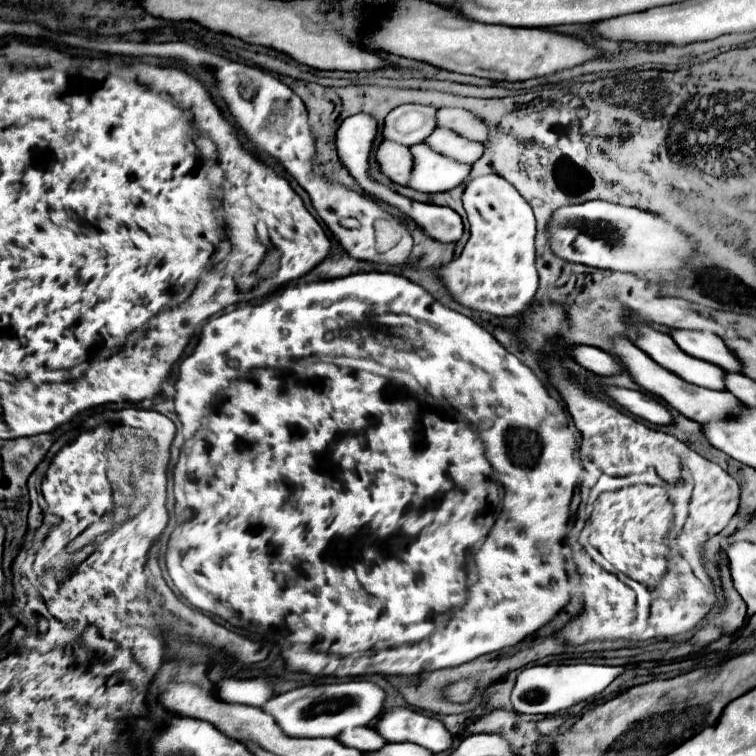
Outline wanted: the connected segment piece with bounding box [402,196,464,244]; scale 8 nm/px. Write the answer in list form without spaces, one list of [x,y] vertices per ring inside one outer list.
[[[404,196],[402,212],[408,218],[412,218],[424,230],[426,236],[432,236],[434,240],[442,240],[444,244],[448,244],[448,242],[458,242],[462,238],[464,232],[462,218],[452,208],[422,204]]]

